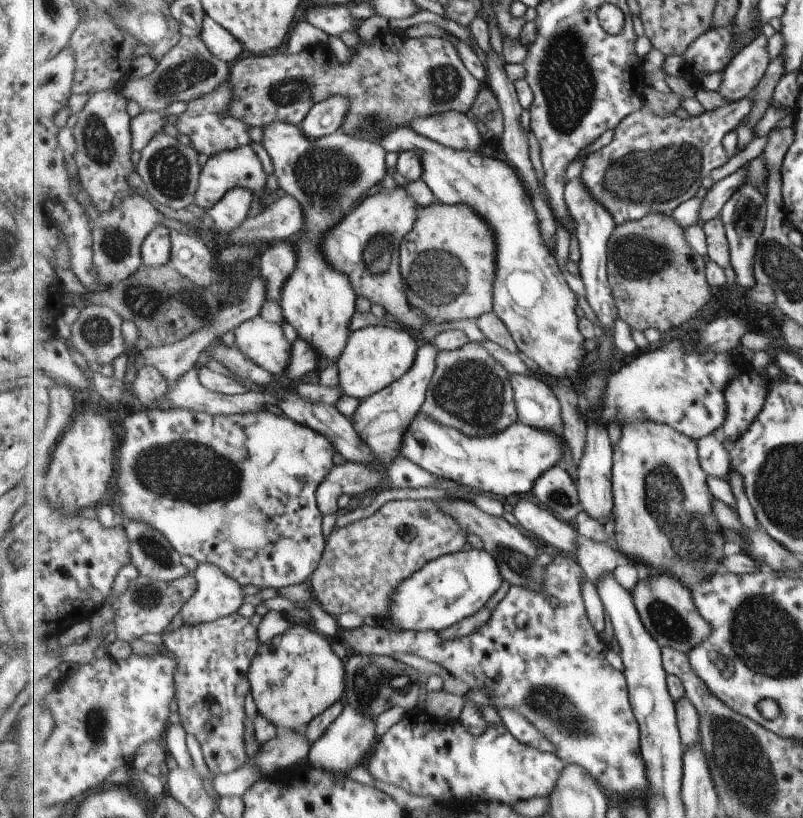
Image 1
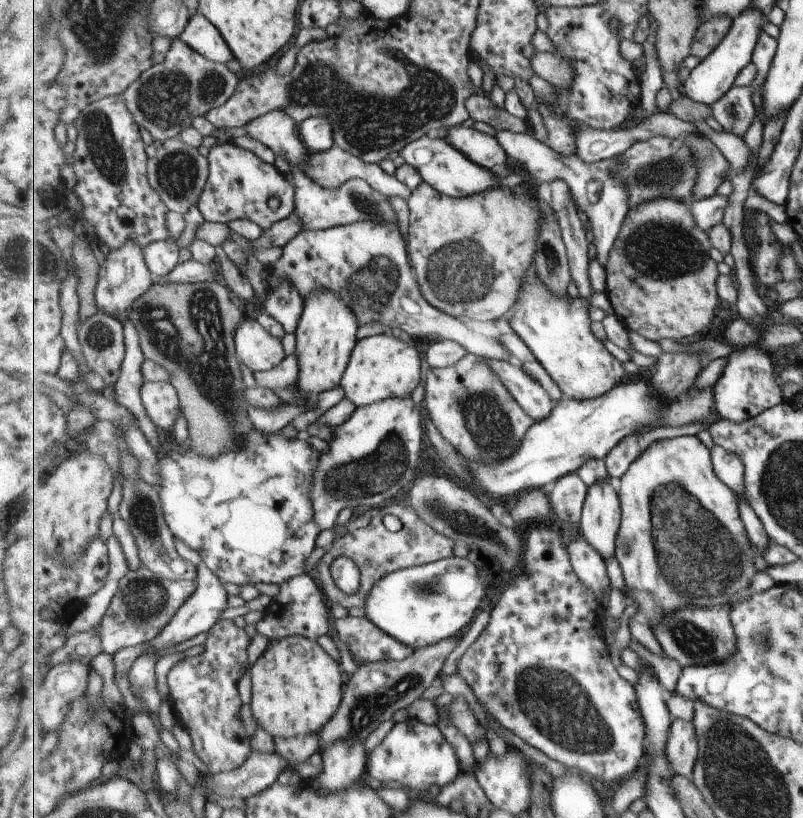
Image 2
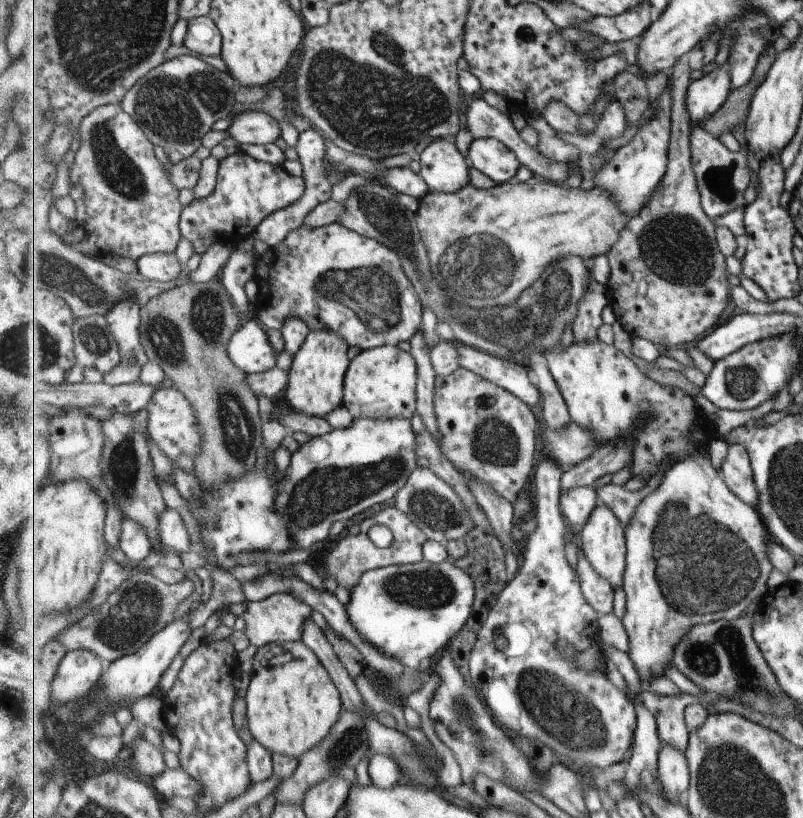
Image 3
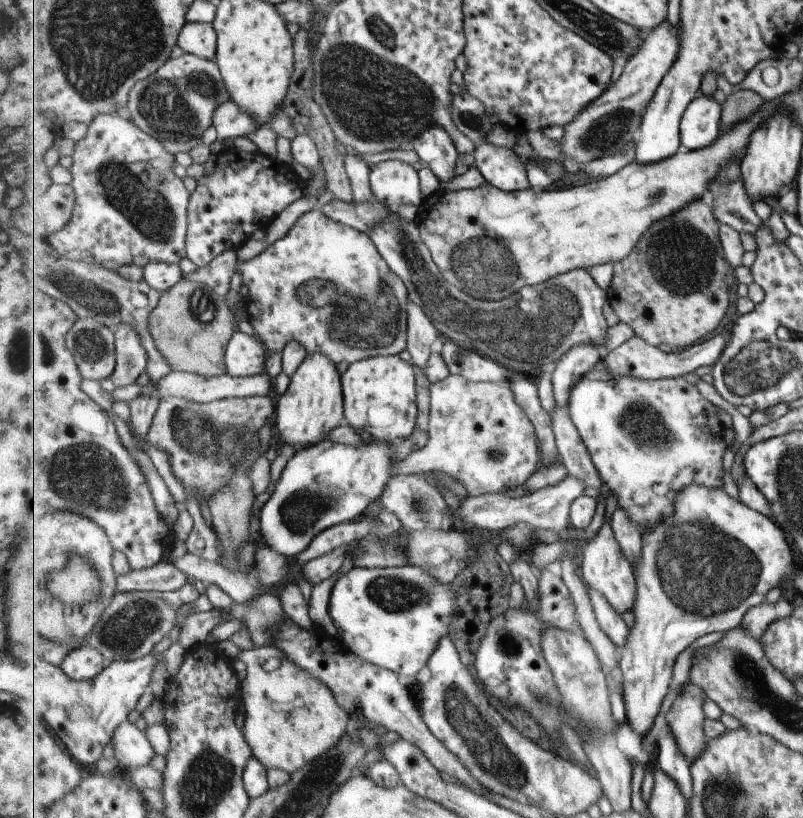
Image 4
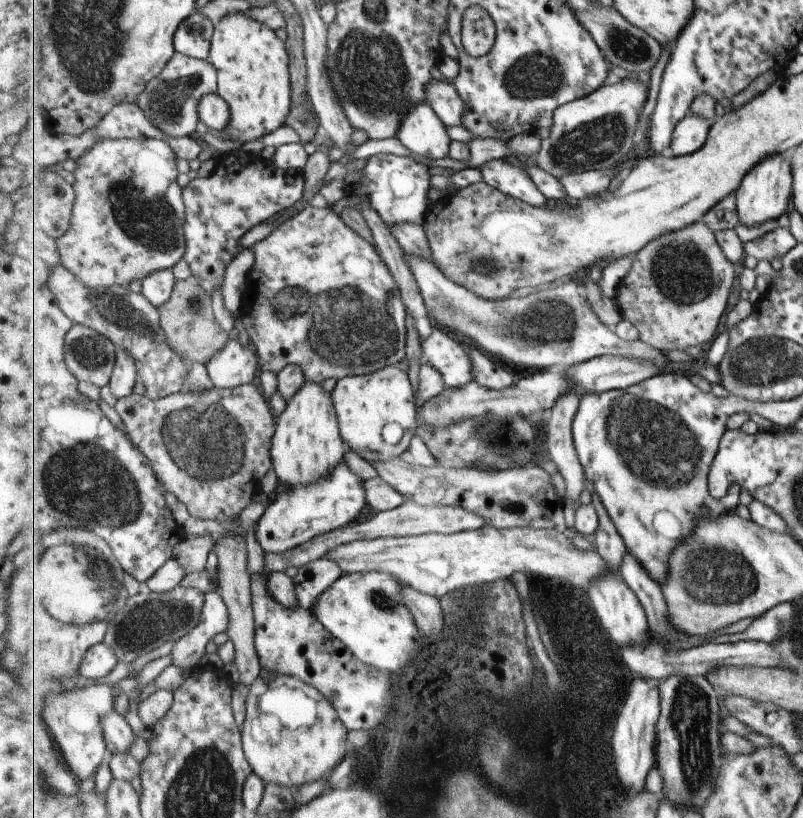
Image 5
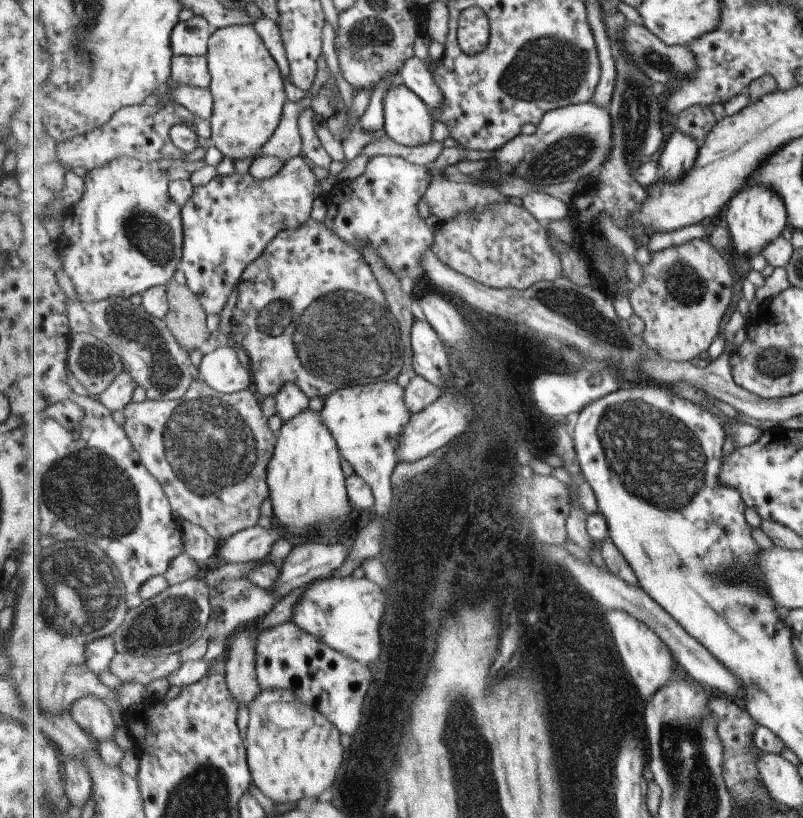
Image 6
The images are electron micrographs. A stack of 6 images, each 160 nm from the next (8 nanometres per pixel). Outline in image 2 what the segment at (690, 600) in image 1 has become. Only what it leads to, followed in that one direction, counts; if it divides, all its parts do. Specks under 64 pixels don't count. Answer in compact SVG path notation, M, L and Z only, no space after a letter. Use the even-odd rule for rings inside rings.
M731 604L715 609L701 608L701 606L681 608L679 612L667 614L663 618L663 622L655 624L652 629L664 653L677 660L683 669L689 666L725 662L725 660L733 658L739 650L737 634L735 634L733 622L731 622Z

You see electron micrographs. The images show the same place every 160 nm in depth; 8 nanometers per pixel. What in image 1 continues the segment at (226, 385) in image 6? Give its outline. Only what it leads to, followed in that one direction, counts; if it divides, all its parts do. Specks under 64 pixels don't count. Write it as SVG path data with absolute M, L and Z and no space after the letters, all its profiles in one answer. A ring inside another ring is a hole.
M258 315L243 322L233 333L237 348L250 360L274 375L284 376L293 344L287 342L279 323Z

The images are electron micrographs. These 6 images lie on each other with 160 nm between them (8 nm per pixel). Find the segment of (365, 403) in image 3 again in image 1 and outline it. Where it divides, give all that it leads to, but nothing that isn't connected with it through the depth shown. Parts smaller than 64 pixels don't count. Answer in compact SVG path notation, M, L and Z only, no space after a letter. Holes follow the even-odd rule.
M371 325L351 332L346 350L337 362L342 392L359 399L360 402L373 397L410 372L419 349L417 336L399 325L395 328Z

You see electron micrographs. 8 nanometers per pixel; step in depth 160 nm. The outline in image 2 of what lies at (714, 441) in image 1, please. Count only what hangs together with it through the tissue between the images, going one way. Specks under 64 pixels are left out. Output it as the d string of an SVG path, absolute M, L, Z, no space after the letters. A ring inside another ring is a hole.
M716 443L710 448L715 474L740 498L745 495L745 466L737 454L729 453Z

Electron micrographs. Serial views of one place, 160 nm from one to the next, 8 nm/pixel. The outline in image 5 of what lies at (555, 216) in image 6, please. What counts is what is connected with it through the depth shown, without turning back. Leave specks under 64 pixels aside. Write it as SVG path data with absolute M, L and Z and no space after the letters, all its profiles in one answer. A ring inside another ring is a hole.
M494 160L481 166L485 182L509 196L530 203L534 207L545 207L548 198L539 190L531 177L519 167L501 160Z

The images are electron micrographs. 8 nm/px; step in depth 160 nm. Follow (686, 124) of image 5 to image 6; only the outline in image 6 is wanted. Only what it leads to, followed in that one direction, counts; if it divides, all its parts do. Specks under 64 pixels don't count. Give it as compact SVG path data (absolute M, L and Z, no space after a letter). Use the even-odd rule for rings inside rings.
M676 130L668 139L660 154L660 166L663 180L667 183L679 183L694 167L700 153L696 139Z

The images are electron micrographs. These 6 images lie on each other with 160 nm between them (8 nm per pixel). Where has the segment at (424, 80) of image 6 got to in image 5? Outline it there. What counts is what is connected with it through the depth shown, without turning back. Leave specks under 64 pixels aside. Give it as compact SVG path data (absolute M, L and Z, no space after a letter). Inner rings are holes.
M431 79L425 86L426 102L447 126L462 125L466 104L451 80Z

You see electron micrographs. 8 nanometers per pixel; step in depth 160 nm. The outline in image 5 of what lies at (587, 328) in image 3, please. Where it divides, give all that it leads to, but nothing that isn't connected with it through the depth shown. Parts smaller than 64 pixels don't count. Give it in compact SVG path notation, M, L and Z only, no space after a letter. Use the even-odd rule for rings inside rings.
M577 393L563 395L550 410L552 415L545 434L545 444L547 446L545 446L544 452L544 456L553 460L557 466L557 470L565 477L565 498L573 502L576 510L582 505L581 494L583 494L583 490L586 488L586 474L574 443L574 434L572 431L574 418L580 405L580 396Z

